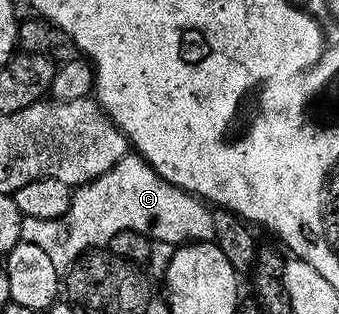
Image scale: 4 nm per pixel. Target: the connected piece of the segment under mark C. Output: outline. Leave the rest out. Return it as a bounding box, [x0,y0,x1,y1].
[20,153,216,275]

